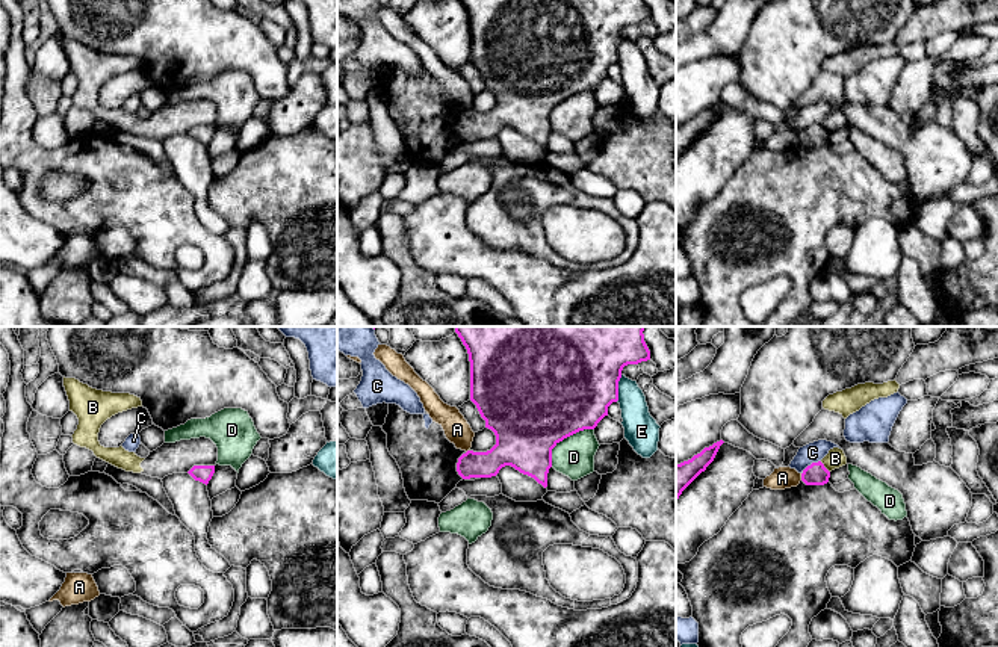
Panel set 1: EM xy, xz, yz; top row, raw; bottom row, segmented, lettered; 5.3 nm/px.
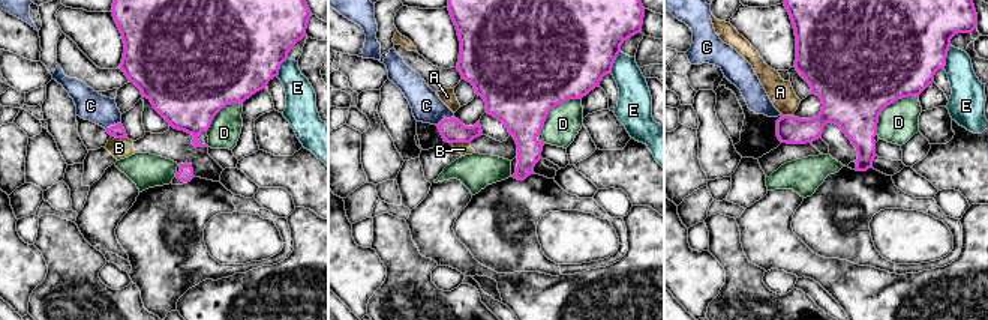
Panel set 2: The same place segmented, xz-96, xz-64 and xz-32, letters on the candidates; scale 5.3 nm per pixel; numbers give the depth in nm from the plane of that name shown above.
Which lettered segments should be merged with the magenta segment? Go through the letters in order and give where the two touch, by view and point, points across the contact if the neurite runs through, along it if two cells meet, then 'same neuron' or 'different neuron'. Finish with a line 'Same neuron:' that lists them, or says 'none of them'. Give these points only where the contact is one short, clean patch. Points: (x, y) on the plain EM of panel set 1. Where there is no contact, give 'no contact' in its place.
A: meets magenta in yz at (802, 138); different neuron
B: meets magenta in yz at (824, 129); border along yz (820, 123), (829, 133); different neuron
C: meets magenta in yz at (811, 126); different neuron
D: meets magenta in xz at (564, 99); different neuron
E: meets magenta in xz at (617, 50); different neuron
Same neuron: none of them

